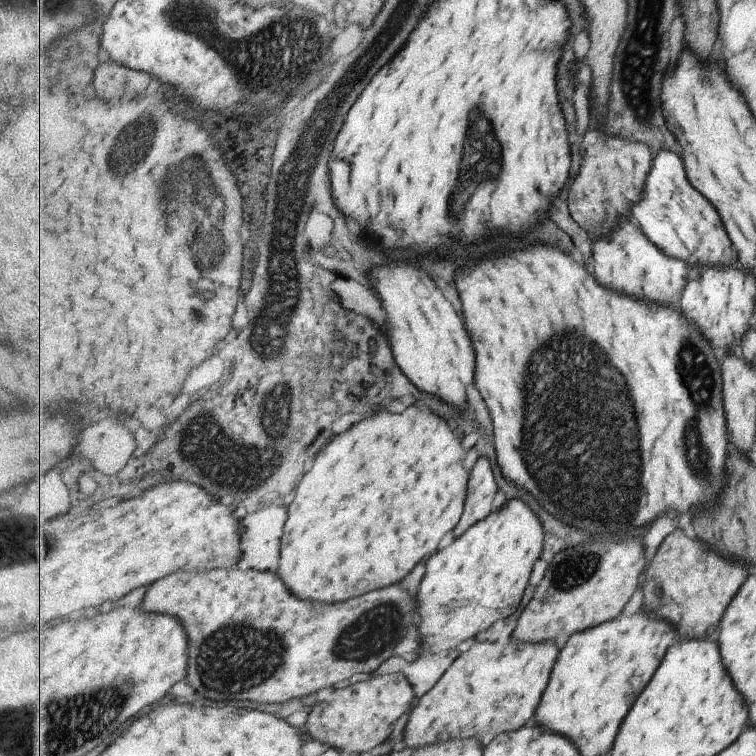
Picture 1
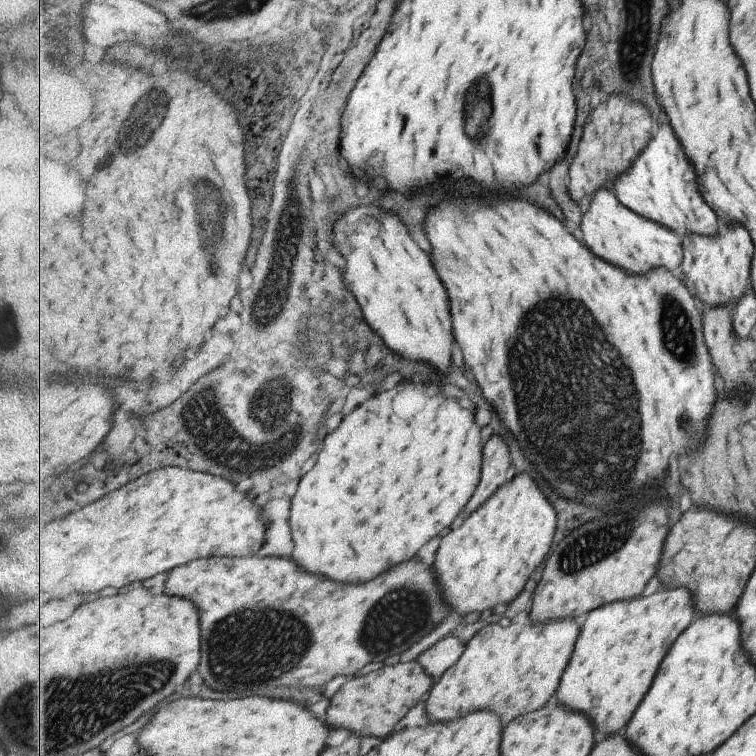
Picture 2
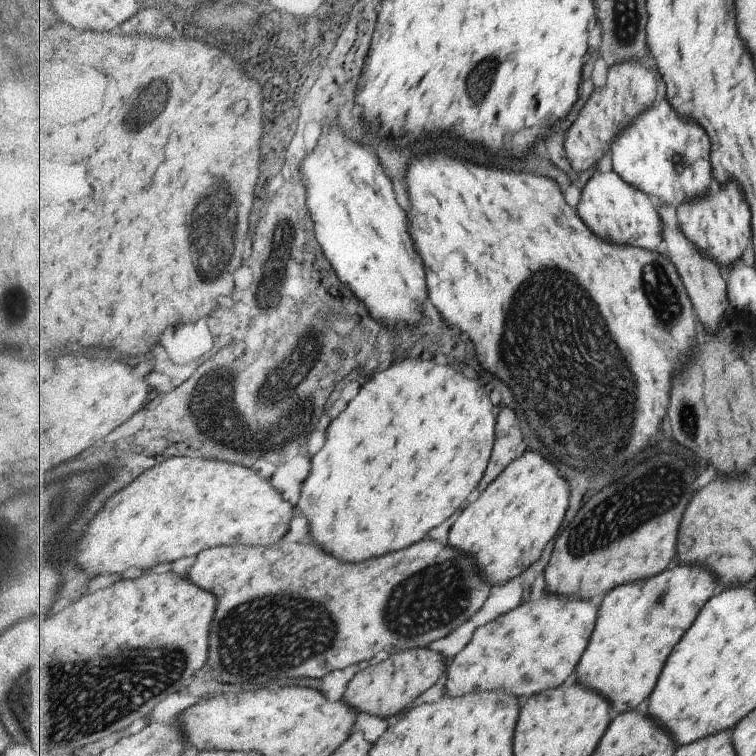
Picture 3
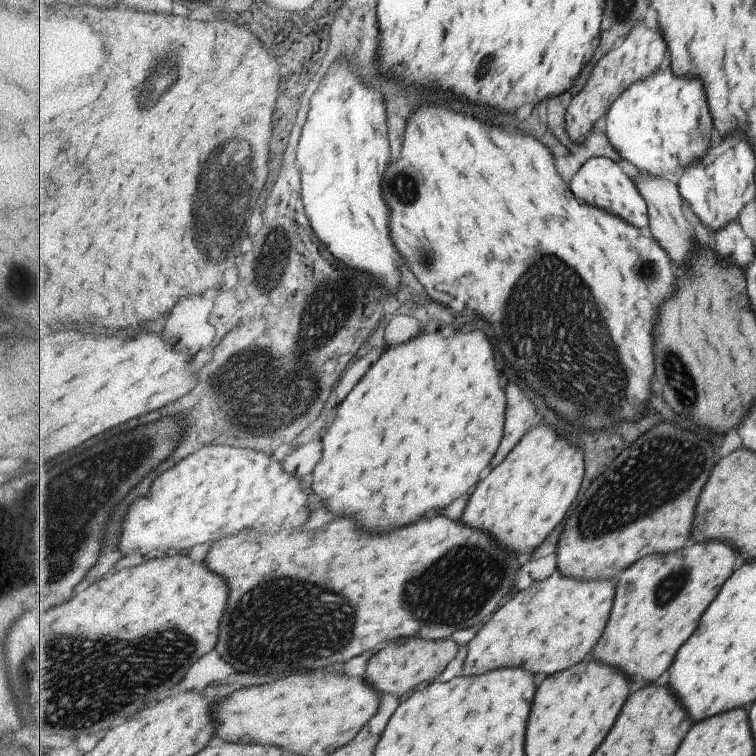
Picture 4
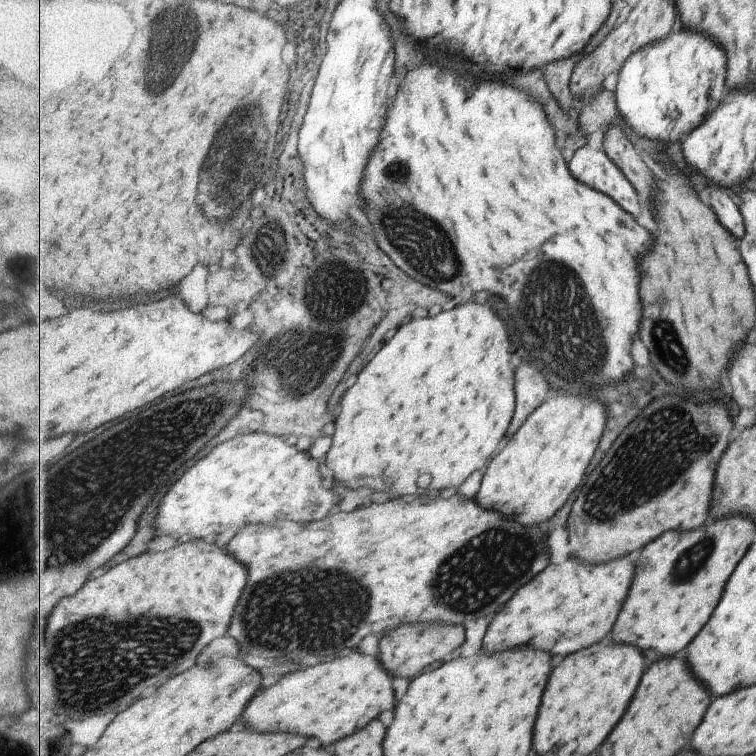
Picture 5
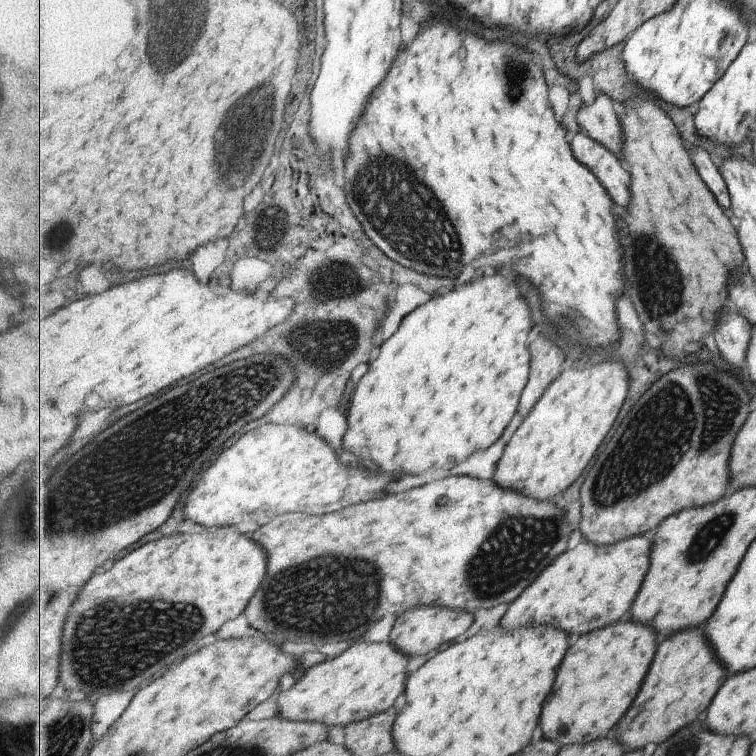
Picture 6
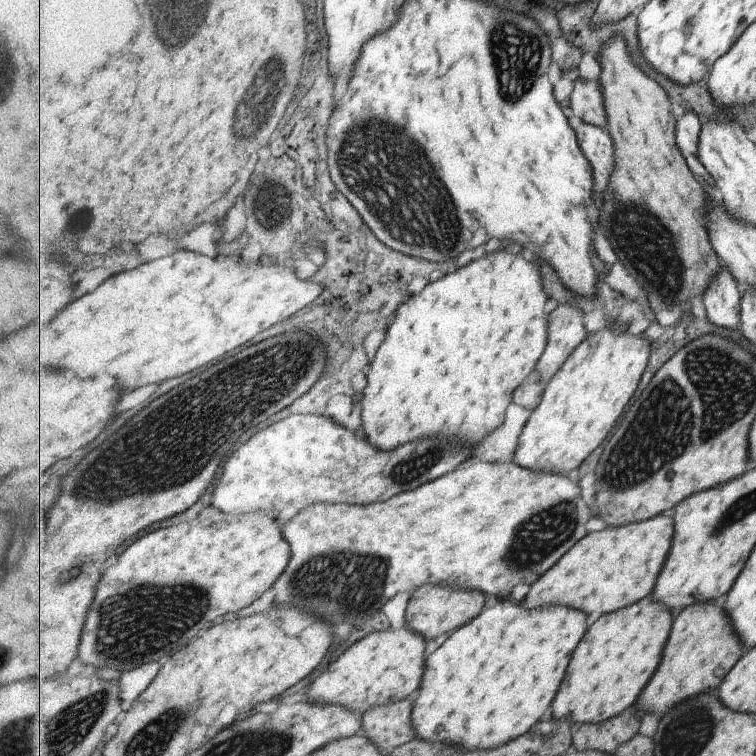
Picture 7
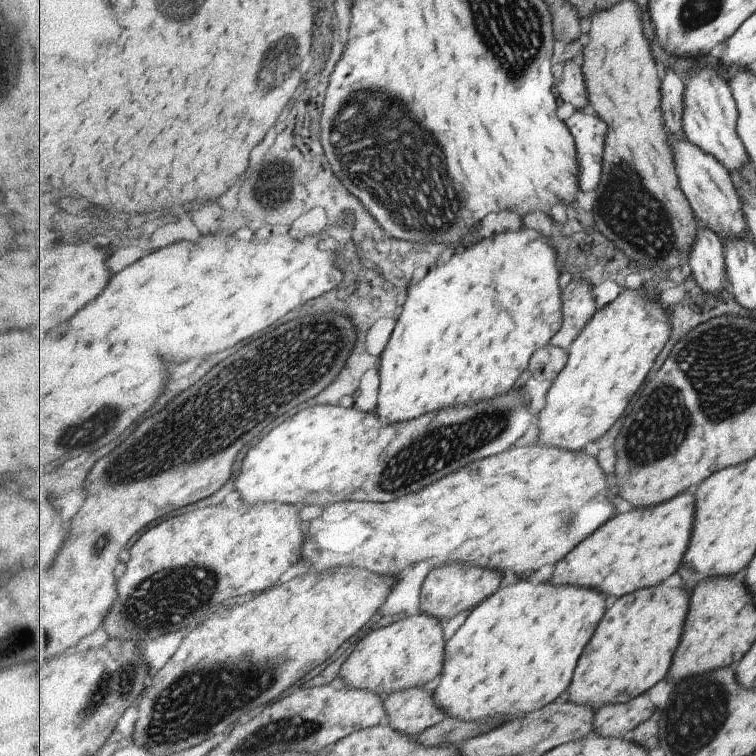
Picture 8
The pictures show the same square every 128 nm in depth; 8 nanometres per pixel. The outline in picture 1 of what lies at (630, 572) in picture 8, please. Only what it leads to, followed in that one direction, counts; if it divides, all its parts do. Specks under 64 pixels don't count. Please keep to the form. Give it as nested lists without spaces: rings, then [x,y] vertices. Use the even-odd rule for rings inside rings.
[[[510,640],[501,644],[497,641],[475,641],[475,646],[453,662],[435,688],[418,699],[407,715],[406,720],[411,718],[405,732],[407,746],[425,746],[447,738],[479,736],[485,740],[485,750],[492,740],[499,739],[505,732],[525,728],[533,722],[562,648],[555,642],[521,644]]]

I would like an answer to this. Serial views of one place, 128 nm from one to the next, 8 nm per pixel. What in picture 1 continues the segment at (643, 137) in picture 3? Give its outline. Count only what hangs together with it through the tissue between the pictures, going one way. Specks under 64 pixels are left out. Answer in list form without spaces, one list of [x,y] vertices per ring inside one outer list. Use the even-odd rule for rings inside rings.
[[[662,149],[654,158],[645,185],[642,199],[630,208],[630,216],[643,228],[653,244],[659,246],[665,254],[685,260],[689,267],[701,264],[701,266],[725,268],[727,264],[733,262],[733,248],[731,248],[733,244],[731,244],[729,234],[727,234],[727,230],[719,218],[719,212],[709,204],[709,200],[705,200],[705,196],[701,196],[690,184],[688,176],[685,174],[685,168],[683,168],[683,160],[679,158],[679,154]]]

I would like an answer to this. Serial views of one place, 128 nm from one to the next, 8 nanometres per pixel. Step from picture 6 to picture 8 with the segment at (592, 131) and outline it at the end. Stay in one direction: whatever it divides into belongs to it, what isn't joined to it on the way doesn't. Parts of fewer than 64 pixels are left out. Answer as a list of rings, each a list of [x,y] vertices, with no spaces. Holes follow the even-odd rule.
[[[569,60],[563,65],[563,80],[557,86],[558,94],[564,102],[569,102],[578,110],[589,108],[589,92],[582,65]]]

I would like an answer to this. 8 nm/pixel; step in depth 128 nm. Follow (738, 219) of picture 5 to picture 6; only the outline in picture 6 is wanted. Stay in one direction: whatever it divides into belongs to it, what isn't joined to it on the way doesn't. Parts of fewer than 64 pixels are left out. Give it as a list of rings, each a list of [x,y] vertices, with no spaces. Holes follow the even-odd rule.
[[[693,146],[690,150],[696,169],[700,172],[703,180],[709,185],[713,196],[717,197],[717,202],[721,204],[721,208],[725,209],[725,212],[731,214],[731,196],[728,190],[727,182],[723,178],[721,171],[717,168],[717,164],[713,162],[711,154],[705,150],[705,148],[699,148],[699,146]]]

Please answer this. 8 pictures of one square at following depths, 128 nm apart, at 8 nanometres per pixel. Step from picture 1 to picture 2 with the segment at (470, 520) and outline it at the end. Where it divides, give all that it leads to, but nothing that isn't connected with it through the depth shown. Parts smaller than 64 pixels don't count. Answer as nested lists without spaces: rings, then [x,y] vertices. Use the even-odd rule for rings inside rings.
[[[491,436],[483,450],[483,473],[479,488],[461,514],[462,520],[467,520],[507,482],[513,480],[515,464],[509,450],[509,444],[503,436]]]

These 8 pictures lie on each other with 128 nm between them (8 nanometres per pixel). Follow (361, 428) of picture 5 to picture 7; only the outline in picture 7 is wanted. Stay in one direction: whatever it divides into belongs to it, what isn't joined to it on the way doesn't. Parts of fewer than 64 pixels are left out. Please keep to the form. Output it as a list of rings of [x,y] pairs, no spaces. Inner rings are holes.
[[[509,250],[487,254],[487,256],[471,262],[469,266],[457,270],[455,274],[449,274],[433,284],[429,283],[419,295],[409,298],[399,306],[394,321],[388,327],[385,342],[381,344],[373,364],[370,364],[366,370],[367,386],[363,392],[363,408],[361,408],[364,435],[371,440],[373,446],[377,446],[379,450],[387,450],[387,452],[395,450],[397,446],[405,446],[417,438],[425,442],[425,438],[433,438],[433,436],[441,436],[443,440],[447,436],[461,438],[465,444],[477,446],[483,438],[486,438],[495,428],[505,422],[507,408],[514,401],[517,388],[533,374],[533,371],[536,371],[537,363],[544,355],[545,348],[548,346],[550,318],[550,314],[545,308],[547,308],[547,290],[543,284],[539,264],[533,260],[527,260],[521,254],[513,254]]]

